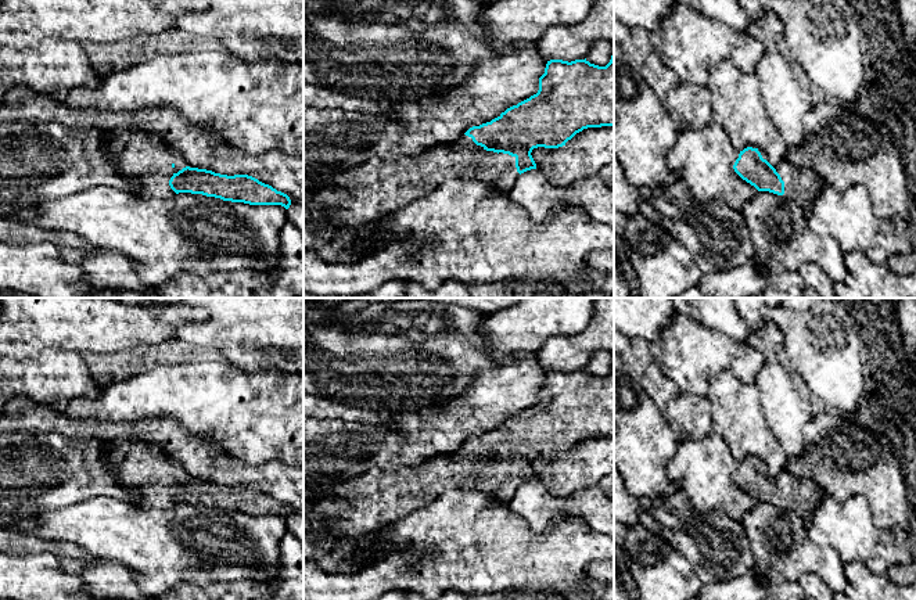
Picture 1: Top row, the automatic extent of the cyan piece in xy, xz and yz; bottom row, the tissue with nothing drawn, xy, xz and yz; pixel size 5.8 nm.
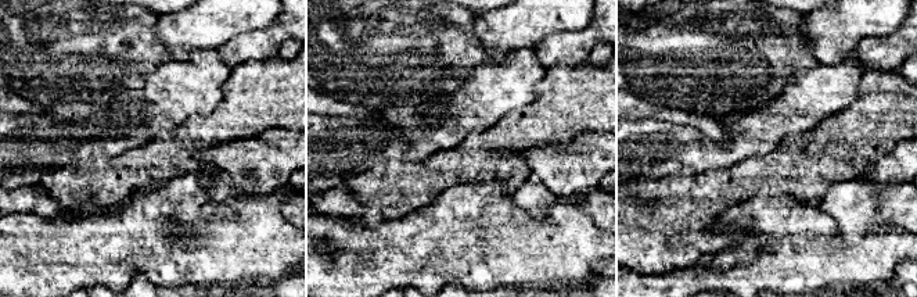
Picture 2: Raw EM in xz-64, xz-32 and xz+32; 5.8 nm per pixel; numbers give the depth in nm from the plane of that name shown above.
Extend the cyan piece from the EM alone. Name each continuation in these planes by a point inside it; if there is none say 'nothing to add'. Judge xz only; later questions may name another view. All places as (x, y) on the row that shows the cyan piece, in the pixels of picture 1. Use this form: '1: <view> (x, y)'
1: xz (377, 190)

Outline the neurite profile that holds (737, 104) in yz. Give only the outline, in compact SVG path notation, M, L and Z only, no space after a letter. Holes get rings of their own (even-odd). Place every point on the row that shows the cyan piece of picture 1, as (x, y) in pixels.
M722 60L711 71L707 87L712 98L712 121L726 132L733 147L737 151L751 145L761 148L766 154L768 162L772 166L777 165L784 158L787 147L766 112L757 75L744 73L730 60Z

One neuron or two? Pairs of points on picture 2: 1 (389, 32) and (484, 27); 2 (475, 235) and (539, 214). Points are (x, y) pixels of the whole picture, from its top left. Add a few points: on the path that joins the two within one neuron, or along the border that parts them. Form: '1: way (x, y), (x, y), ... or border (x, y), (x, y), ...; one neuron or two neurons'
1: border (478, 14), (474, 21), (473, 35), (488, 56); two neurons
2: border (513, 196), (540, 222), (553, 204), (561, 203); two neurons

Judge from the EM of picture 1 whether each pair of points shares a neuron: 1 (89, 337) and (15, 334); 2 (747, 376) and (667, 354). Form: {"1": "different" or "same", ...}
{"1": "same", "2": "same"}

